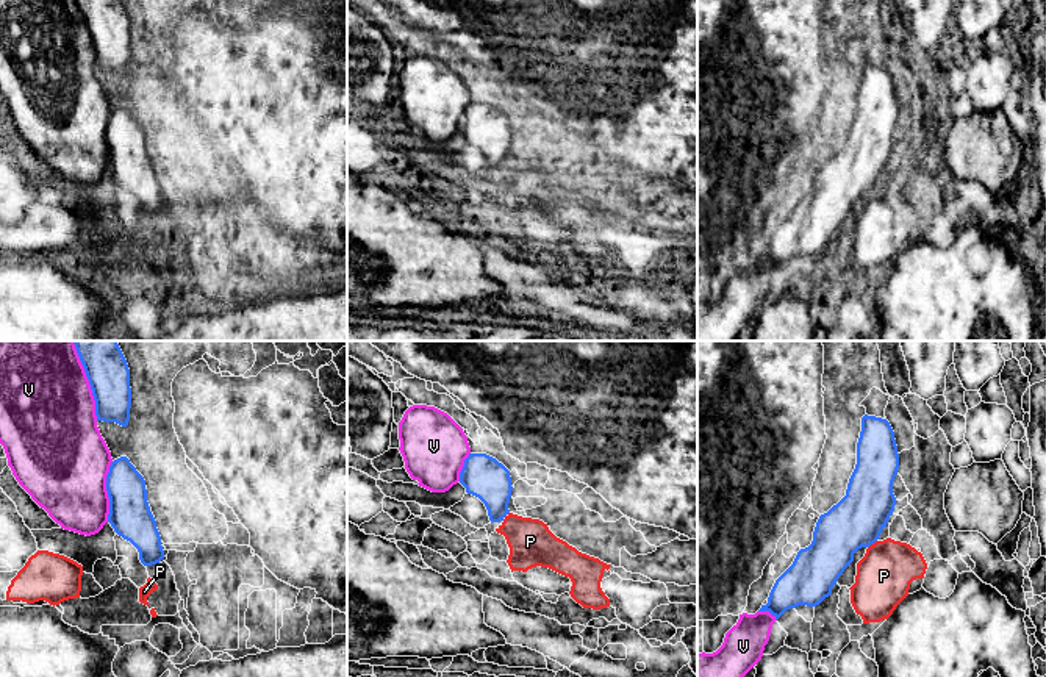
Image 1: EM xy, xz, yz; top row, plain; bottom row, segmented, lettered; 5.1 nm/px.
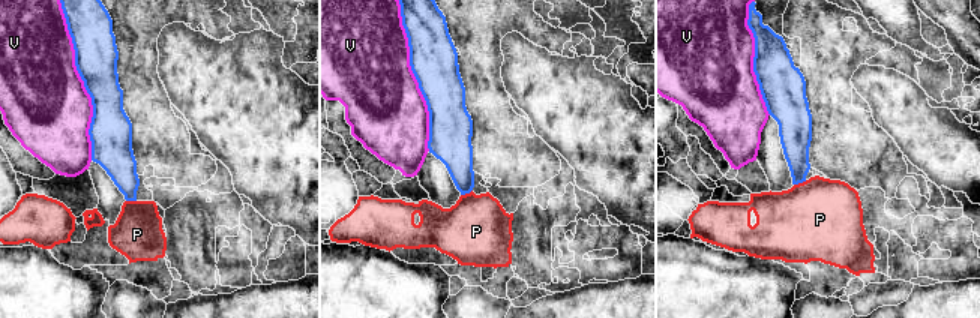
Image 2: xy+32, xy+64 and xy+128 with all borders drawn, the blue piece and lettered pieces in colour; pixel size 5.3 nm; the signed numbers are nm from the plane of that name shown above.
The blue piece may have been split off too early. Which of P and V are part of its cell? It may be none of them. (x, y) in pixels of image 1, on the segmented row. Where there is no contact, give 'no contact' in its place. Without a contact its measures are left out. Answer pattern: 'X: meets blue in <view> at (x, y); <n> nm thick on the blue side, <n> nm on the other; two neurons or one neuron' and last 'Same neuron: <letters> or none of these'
P: meets blue in yz at (871, 543); 280 nm thick on the blue side, 280 nm on the other; two neurons
V: meets blue in xy at (88, 379); 220 nm thick on the blue side, 480 nm on the other; two neurons
Same neuron: none of these

